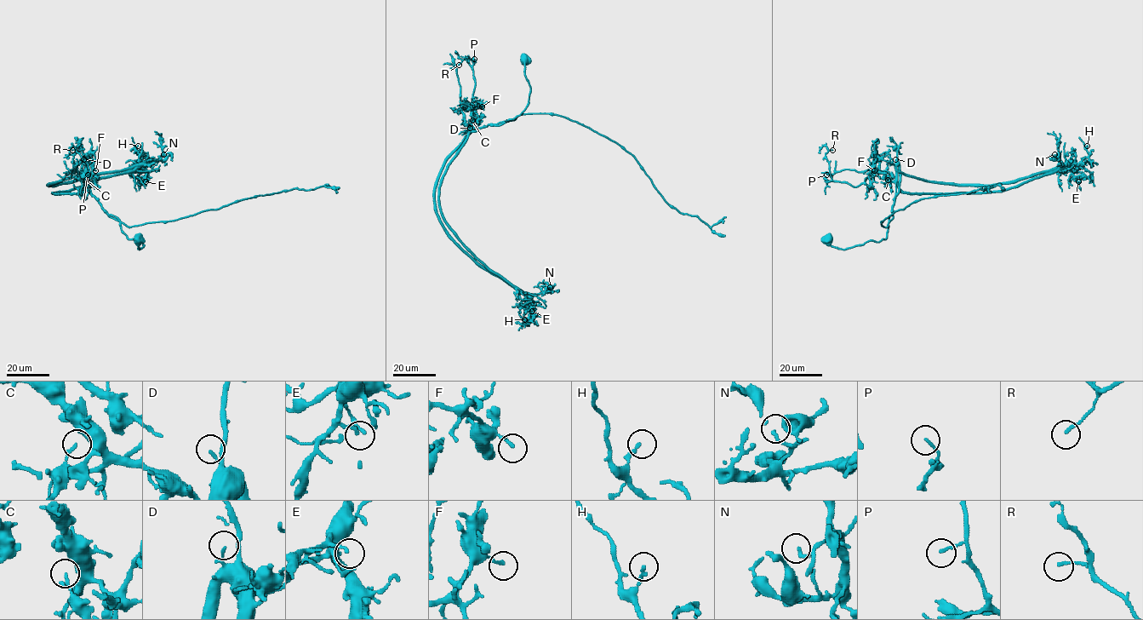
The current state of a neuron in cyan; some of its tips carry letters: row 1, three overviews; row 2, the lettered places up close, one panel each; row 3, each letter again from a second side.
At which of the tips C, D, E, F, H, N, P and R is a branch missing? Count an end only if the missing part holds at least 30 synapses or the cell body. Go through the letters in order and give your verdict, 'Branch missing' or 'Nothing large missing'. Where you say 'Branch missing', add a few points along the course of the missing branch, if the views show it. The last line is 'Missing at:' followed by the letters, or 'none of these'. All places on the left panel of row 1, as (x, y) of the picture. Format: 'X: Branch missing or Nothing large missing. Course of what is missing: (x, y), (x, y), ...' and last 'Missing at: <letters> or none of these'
C: Nothing large missing
D: Branch missing. Course of what is missing: (83, 159), (78, 149)
E: Nothing large missing
F: Nothing large missing
H: Nothing large missing
N: Nothing large missing
P: Nothing large missing
R: Nothing large missing
Missing at: D

